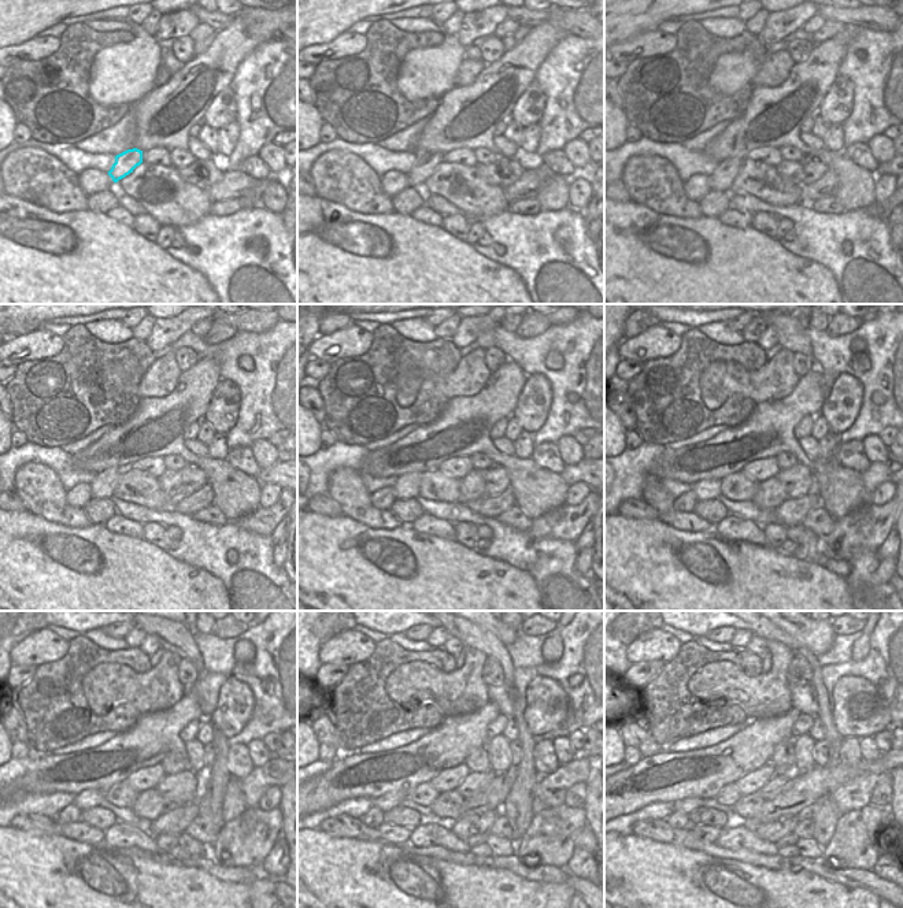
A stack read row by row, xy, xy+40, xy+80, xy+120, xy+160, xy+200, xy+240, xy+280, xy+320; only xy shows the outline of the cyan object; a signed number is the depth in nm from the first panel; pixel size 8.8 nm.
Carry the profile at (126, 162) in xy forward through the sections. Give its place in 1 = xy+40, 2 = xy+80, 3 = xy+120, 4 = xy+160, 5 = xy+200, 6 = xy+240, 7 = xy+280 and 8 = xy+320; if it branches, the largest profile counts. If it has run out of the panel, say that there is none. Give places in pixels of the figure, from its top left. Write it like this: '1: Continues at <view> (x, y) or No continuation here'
1: Continues at xy+40 (425, 165)
2: Continues at xy+80 (722, 177)
3: Continues at xy+120 (103, 485)
4: Continues at xy+160 (407, 486)
5: Continues at xy+200 (709, 489)
6: Continues at xy+240 (88, 799)
7: Continues at xy+280 (385, 803)
8: Continues at xy+320 (687, 805).

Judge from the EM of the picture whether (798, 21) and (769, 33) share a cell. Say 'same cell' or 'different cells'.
same cell

